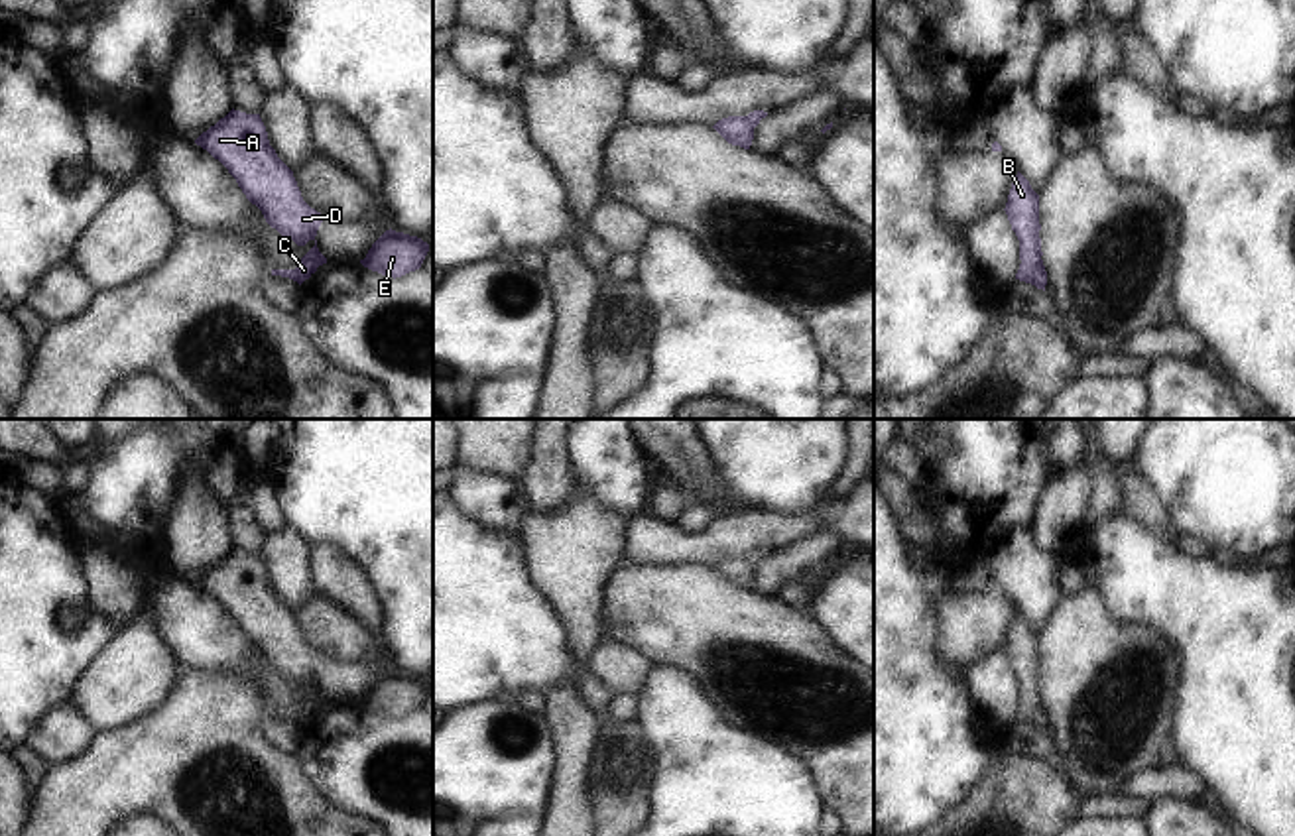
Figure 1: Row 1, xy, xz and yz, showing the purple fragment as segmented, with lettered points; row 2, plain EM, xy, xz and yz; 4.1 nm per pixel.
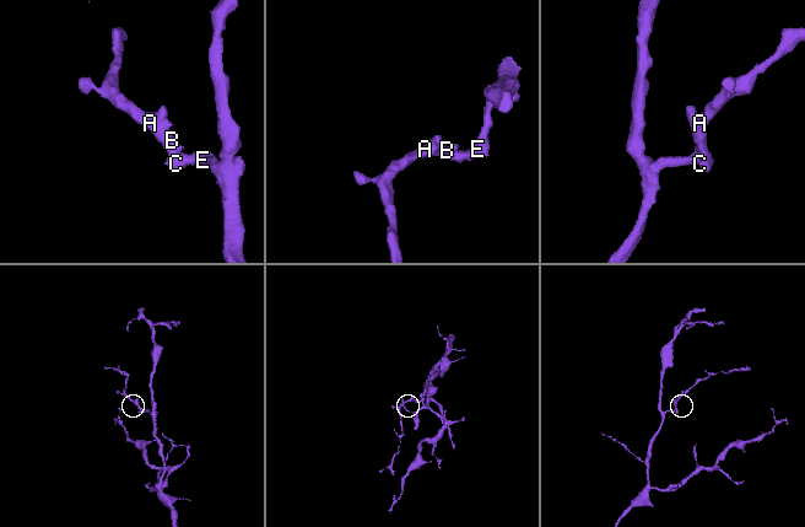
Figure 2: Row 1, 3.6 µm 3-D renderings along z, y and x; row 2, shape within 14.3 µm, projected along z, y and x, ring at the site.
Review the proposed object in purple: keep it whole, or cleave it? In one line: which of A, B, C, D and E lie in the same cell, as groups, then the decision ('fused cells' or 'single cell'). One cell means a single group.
A B C D E | single cell

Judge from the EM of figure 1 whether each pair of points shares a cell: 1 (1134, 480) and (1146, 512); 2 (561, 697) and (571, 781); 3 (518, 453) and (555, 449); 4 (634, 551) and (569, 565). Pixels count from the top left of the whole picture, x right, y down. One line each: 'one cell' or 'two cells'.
1: one cell
2: one cell
3: two cells
4: two cells

